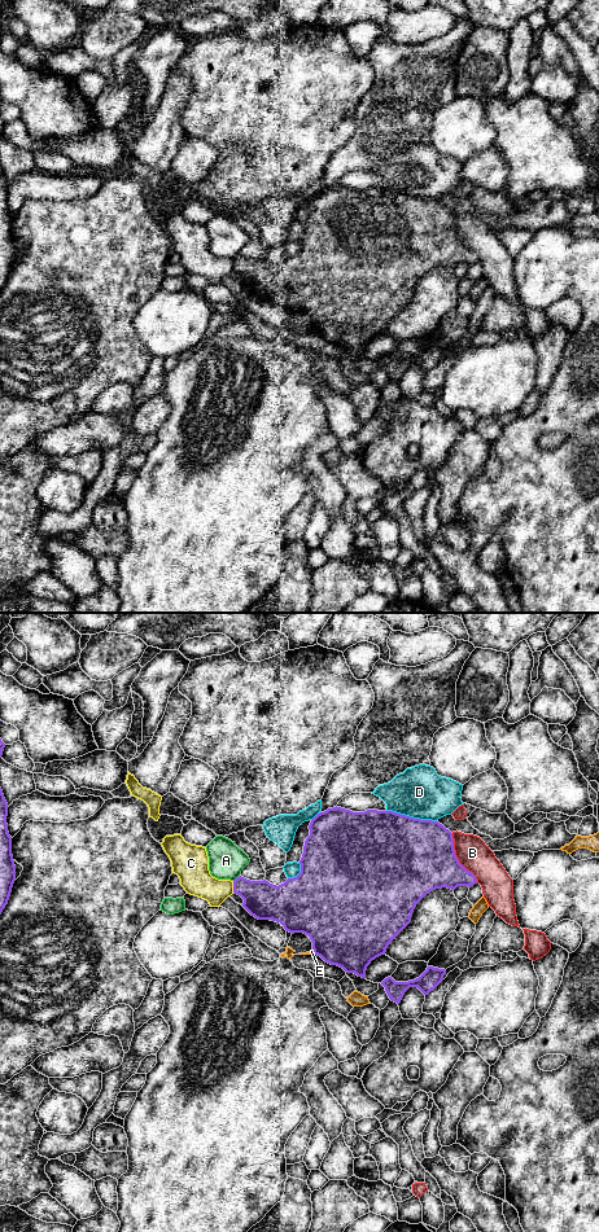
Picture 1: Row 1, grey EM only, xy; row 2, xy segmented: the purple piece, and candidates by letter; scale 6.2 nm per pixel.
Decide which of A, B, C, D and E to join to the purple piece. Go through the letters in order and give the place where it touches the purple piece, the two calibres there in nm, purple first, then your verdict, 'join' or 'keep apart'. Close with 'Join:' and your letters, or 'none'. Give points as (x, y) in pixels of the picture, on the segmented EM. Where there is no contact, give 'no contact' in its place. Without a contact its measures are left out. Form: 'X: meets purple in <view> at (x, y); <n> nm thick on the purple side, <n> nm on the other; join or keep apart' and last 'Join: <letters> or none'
A: meets purple in xy at (236, 878); 240 nm thick on the purple side, 220 nm on the other; keep apart
B: meets purple in xy at (457, 859); 460 nm thick on the purple side, 200 nm on the other; keep apart
C: meets purple in xy at (234, 886); 240 nm thick on the purple side, 190 nm on the other; keep apart
D: meets purple in xy at (411, 818); 500 nm thick on the purple side, 320 nm on the other; keep apart
E: meets purple in xy at (314, 951); 480 nm thick on the purple side, 20 nm on the other; keep apart
Join: none

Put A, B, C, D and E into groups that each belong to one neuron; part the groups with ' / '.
A / B / C E / D

